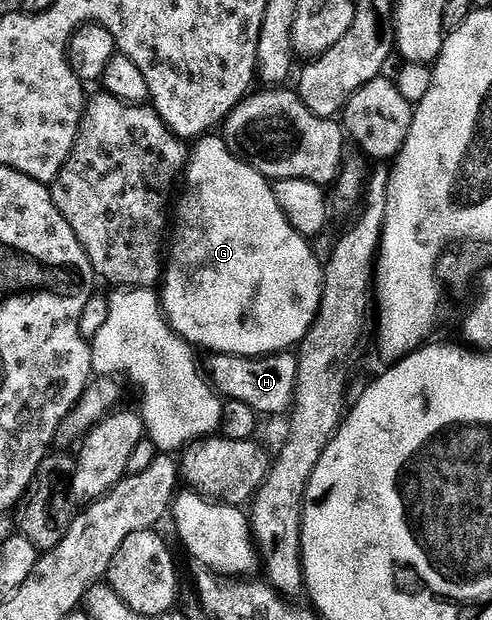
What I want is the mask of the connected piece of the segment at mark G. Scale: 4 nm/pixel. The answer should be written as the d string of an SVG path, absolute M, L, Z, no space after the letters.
M217 134L198 137L187 152L185 188L175 208L179 228L165 246L159 299L167 323L188 344L216 355L239 356L239 350L217 344L259 344L255 340L259 332L255 314L311 308L311 316L317 316L323 264L319 258L311 258L314 264L281 264L277 244L281 244L281 219L285 215L275 202L273 184L228 148L224 137L213 135Z

